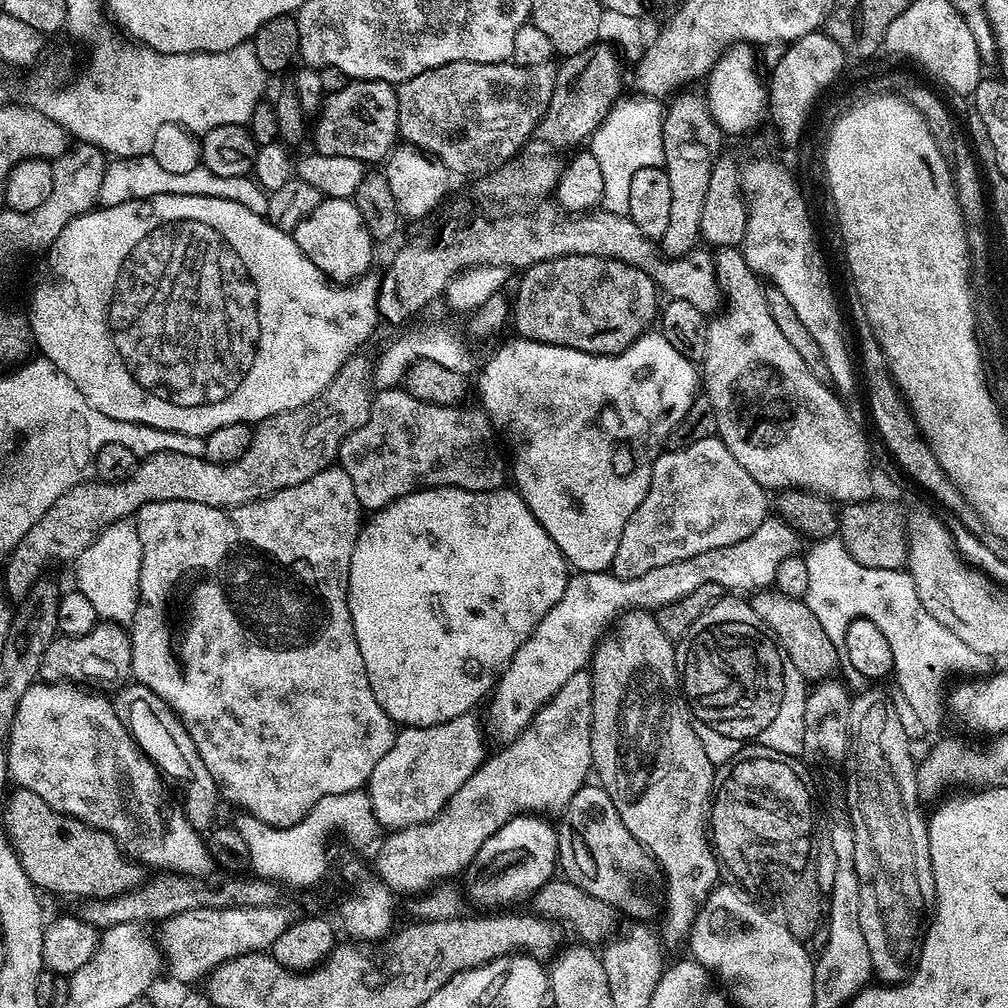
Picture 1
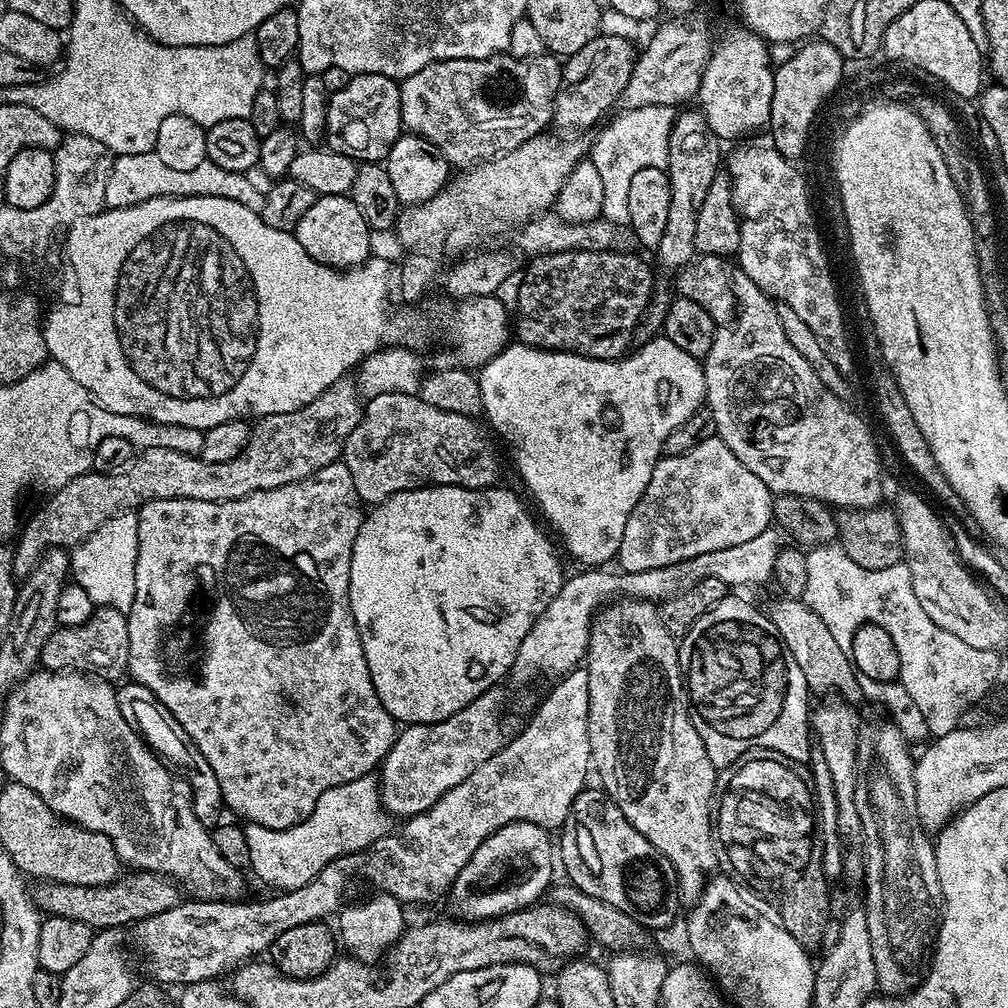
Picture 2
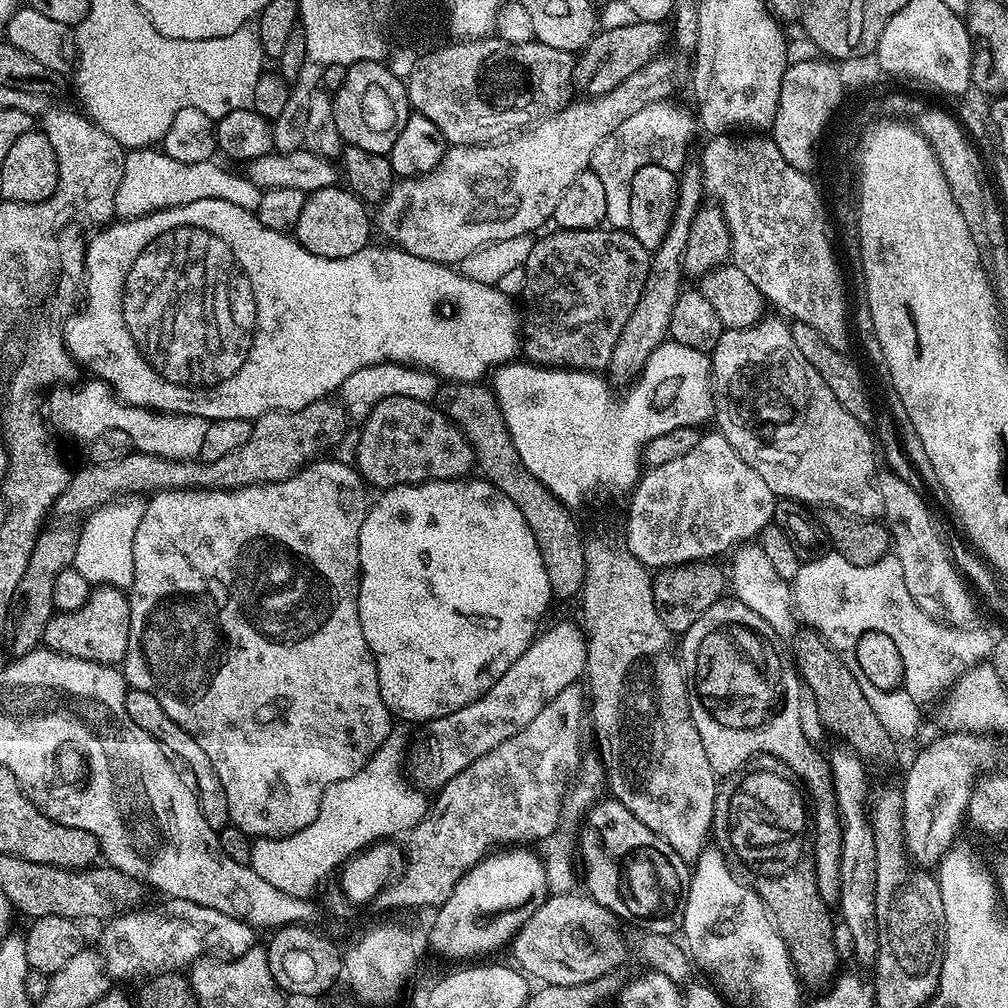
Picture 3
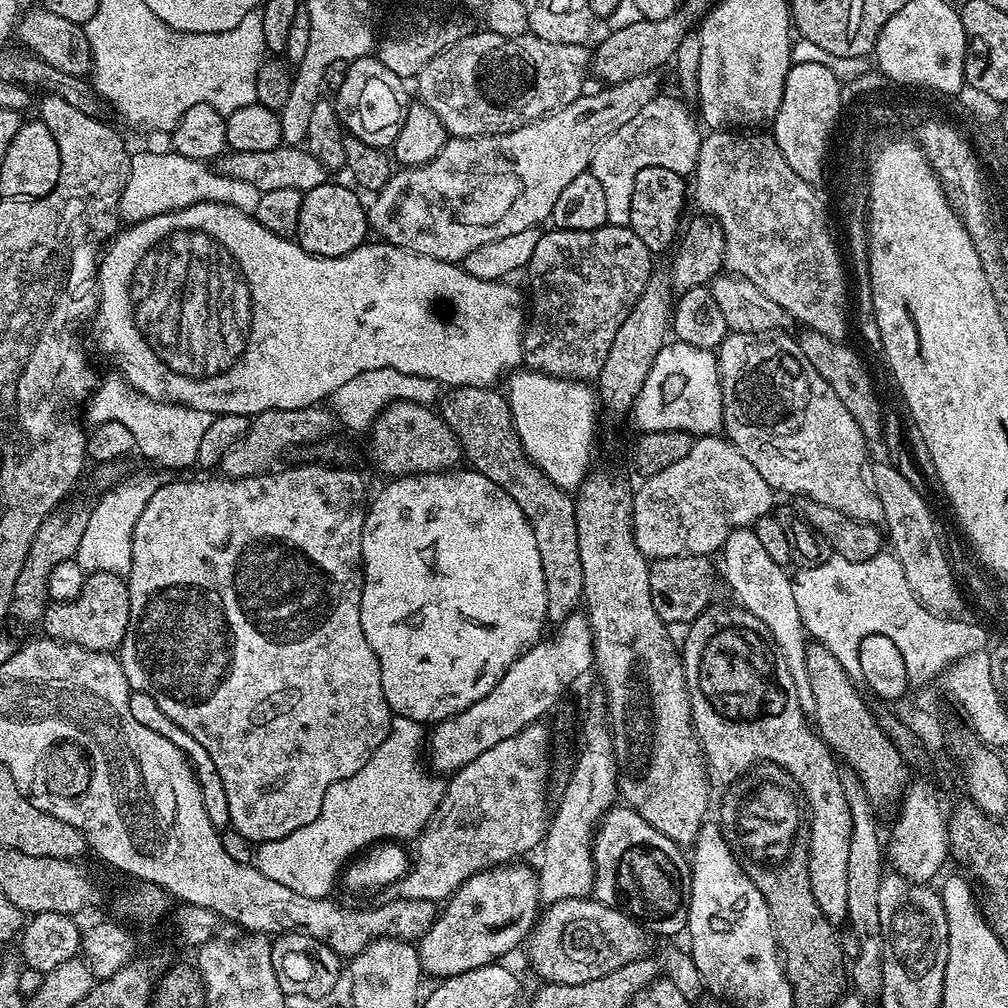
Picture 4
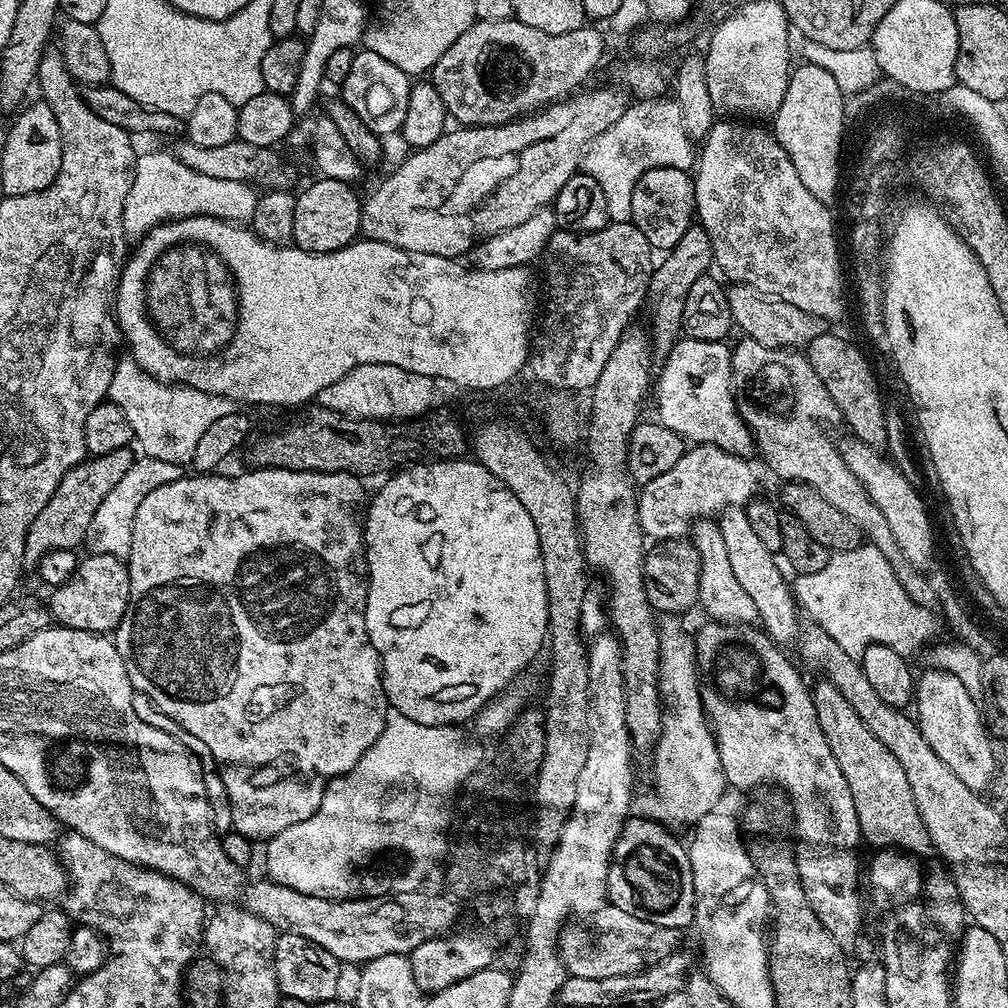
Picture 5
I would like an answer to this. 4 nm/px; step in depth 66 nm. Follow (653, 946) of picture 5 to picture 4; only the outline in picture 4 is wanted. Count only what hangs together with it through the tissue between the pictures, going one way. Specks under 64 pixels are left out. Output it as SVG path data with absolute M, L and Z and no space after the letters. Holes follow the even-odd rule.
M566 898L547 905L539 913L526 949L542 980L550 984L594 982L610 970L626 966L626 962L643 960L649 955L649 933L632 917L617 908L606 906L595 898Z

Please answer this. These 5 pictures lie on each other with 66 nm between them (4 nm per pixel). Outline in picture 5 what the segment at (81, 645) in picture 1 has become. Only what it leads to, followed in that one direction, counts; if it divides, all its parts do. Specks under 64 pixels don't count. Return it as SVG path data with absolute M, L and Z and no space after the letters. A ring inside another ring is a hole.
M85 555L77 563L74 574L65 584L51 589L52 597L46 600L51 619L61 628L73 628L83 632L112 634L126 614L130 598L130 574L128 565L118 556Z

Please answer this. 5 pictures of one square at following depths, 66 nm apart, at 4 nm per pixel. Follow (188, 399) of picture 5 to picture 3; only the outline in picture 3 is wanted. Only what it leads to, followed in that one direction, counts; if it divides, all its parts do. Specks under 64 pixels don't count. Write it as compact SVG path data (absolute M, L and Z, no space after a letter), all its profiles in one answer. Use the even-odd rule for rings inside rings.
M95 378L89 381L89 384L84 384L81 388L56 386L51 389L53 392L48 400L48 408L52 411L54 427L77 436L81 442L93 440L104 431L117 428L126 430L132 439L133 449L141 452L171 460L194 460L199 457L209 421L197 416L176 416L173 412L153 412L150 408L126 404L107 384Z

